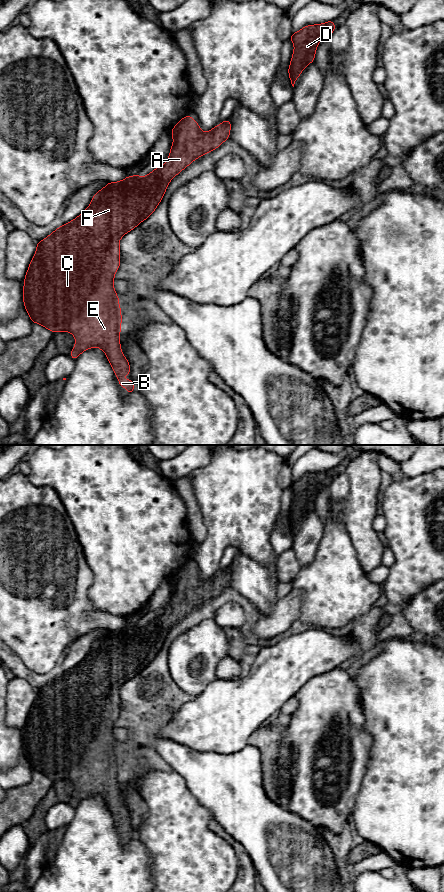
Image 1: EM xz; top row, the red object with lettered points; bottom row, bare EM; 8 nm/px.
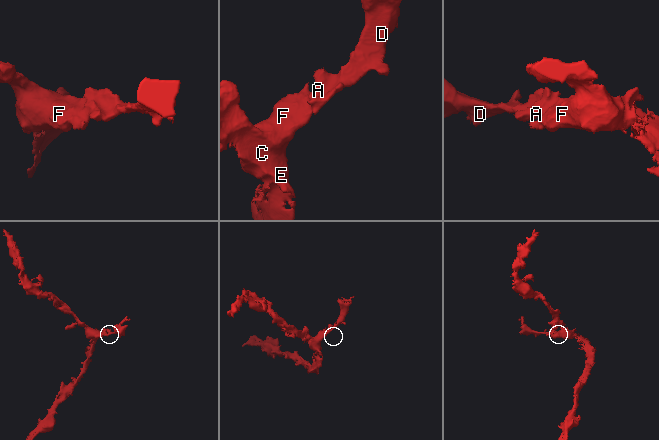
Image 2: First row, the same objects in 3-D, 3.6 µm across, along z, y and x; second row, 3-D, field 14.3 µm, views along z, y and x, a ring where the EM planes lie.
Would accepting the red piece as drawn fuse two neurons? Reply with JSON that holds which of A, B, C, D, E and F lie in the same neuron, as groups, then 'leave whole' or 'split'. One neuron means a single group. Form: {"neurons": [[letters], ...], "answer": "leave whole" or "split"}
{"neurons": [["A", "B", "C", "D", "E", "F"]], "answer": "leave whole"}

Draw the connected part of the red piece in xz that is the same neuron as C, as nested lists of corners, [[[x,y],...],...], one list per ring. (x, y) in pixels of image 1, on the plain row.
[[[190,563],[182,566],[171,578],[173,592],[170,597],[168,609],[157,615],[144,625],[138,622],[127,624],[118,630],[108,632],[96,640],[90,653],[75,667],[58,675],[45,687],[37,690],[36,700],[29,712],[23,735],[24,755],[33,771],[42,773],[53,780],[71,780],[76,792],[70,805],[75,808],[79,803],[93,795],[100,796],[107,804],[108,809],[119,828],[119,835],[127,837],[127,843],[134,839],[135,832],[124,828],[126,822],[131,822],[128,808],[121,799],[121,756],[119,745],[114,737],[115,721],[120,715],[120,687],[146,668],[161,650],[169,630],[197,606],[217,597],[224,589],[229,587],[231,569],[227,567],[208,580],[203,580]]]

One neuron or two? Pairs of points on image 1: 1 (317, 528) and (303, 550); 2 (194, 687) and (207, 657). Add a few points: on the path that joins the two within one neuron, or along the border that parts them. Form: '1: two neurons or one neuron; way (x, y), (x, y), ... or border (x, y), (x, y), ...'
1: one neuron; way (312, 533), (306, 539), (304, 545)
2: one neuron; way (194, 680), (194, 672), (202, 664)

